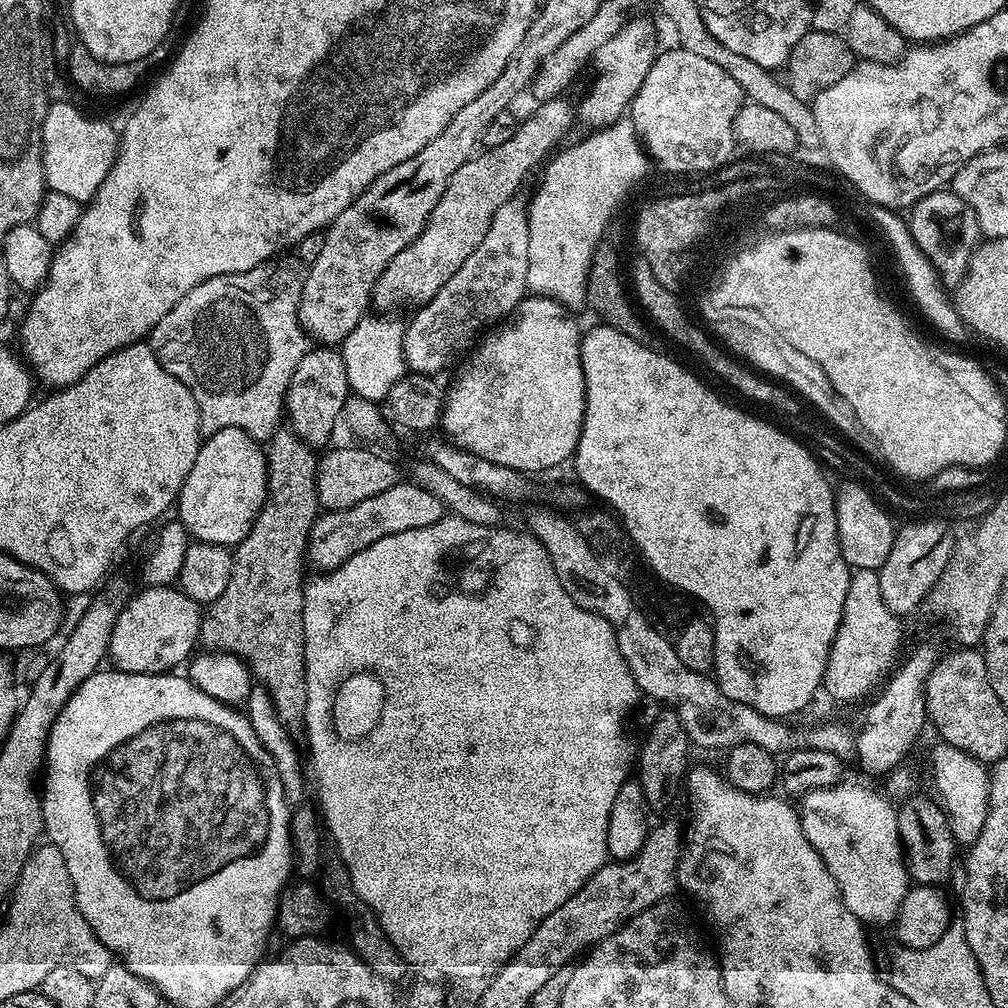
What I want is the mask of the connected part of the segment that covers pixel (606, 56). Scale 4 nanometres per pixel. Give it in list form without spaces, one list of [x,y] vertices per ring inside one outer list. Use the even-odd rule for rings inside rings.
[[[629,19],[628,23],[610,38],[604,46],[597,50],[594,57],[594,69],[596,77],[588,88],[588,93],[578,104],[578,120],[589,124],[589,129],[599,130],[607,128],[616,120],[621,119],[631,109],[632,99],[638,94],[638,90],[645,80],[646,74],[650,74],[650,66],[654,66],[658,55],[656,42],[656,30],[654,23],[649,20]]]

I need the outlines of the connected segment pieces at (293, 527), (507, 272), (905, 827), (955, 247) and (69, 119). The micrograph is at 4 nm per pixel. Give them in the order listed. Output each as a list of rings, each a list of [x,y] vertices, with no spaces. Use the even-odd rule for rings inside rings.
[[[281,426],[266,448],[268,461],[268,493],[256,521],[250,526],[246,538],[235,545],[232,552],[230,582],[218,598],[207,605],[200,622],[199,647],[213,652],[233,652],[244,661],[255,683],[265,688],[276,707],[280,721],[295,726],[304,720],[308,709],[306,694],[306,666],[304,665],[304,590],[306,587],[306,557],[308,539],[317,516],[322,509],[316,497],[316,468],[318,456],[309,444],[303,444],[296,433]]]
[[[513,198],[501,206],[498,214],[494,214],[490,230],[486,230],[486,238],[478,242],[474,254],[462,262],[460,269],[446,282],[446,286],[442,286],[442,290],[438,290],[438,294],[434,294],[432,300],[415,309],[416,317],[407,321],[404,331],[405,365],[412,372],[430,377],[435,377],[436,372],[452,363],[455,365],[477,343],[481,333],[511,316],[526,299],[531,263],[530,208],[520,198]]]
[[[912,794],[899,805],[896,821],[900,831],[900,842],[904,845],[904,864],[908,867],[908,878],[913,885],[944,886],[952,876],[952,859],[958,845],[950,830],[948,816],[935,799]]]
[[[941,190],[926,194],[926,198],[912,205],[906,221],[918,249],[922,250],[936,268],[944,287],[948,290],[959,288],[968,276],[970,258],[982,240],[974,210],[970,210],[970,206],[962,198],[958,198],[956,192]]]
[[[60,100],[49,103],[48,113],[42,122],[42,142],[44,147],[44,183],[58,194],[87,202],[102,186],[106,174],[116,161],[118,132],[104,120],[91,120],[84,112],[79,112],[72,104]]]

